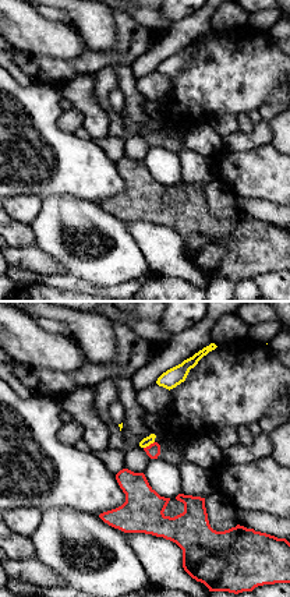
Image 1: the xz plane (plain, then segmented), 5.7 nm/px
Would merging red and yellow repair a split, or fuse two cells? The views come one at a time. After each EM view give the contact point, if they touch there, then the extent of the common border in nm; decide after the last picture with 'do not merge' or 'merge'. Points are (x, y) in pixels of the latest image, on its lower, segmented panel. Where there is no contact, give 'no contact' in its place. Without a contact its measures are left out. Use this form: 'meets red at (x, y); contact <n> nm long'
meets red at (149, 445); contact 80 nm long

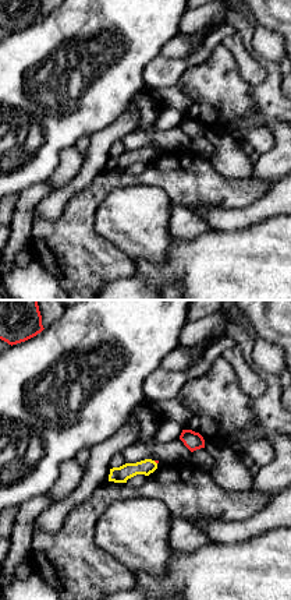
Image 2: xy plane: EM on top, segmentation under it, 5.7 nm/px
no contact

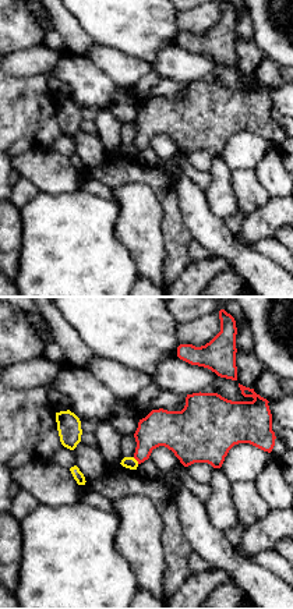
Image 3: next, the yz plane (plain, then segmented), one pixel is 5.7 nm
meets red at (136, 459); contact 50 nm long

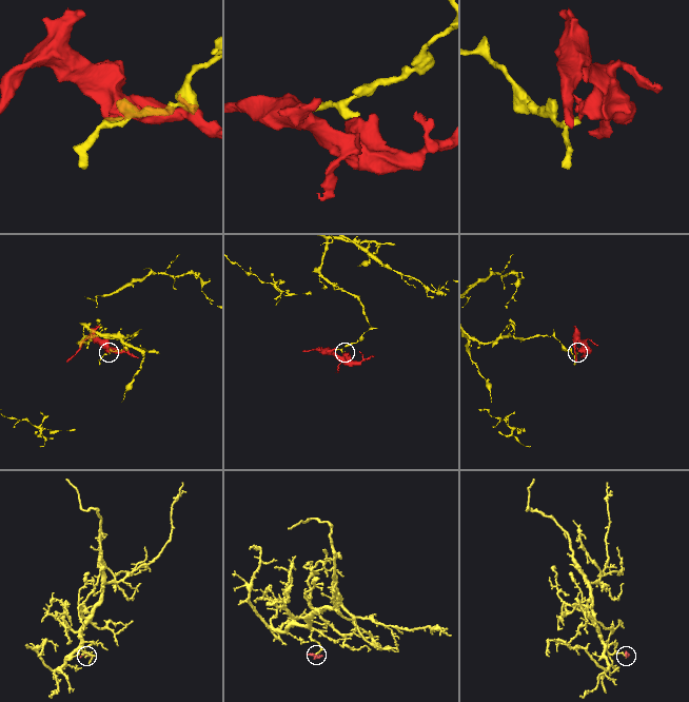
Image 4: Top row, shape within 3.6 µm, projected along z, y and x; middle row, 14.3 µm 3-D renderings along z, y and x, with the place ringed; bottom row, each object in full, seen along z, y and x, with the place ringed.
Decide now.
do not merge

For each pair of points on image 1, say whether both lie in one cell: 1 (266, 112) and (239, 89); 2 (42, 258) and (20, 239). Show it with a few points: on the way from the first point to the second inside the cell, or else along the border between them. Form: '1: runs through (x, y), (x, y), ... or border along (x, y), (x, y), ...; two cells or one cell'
1: border along (275, 103), (266, 103), (258, 110); two cells
2: border along (34, 244), (14, 247); two cells

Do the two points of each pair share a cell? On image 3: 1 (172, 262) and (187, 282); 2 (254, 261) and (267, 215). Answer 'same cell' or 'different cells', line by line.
1: different cells
2: different cells

